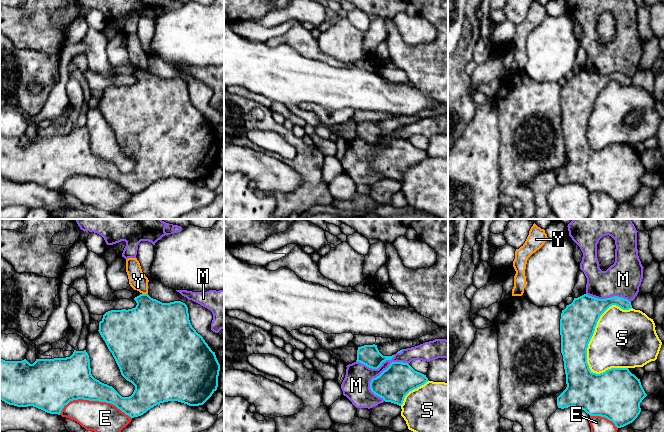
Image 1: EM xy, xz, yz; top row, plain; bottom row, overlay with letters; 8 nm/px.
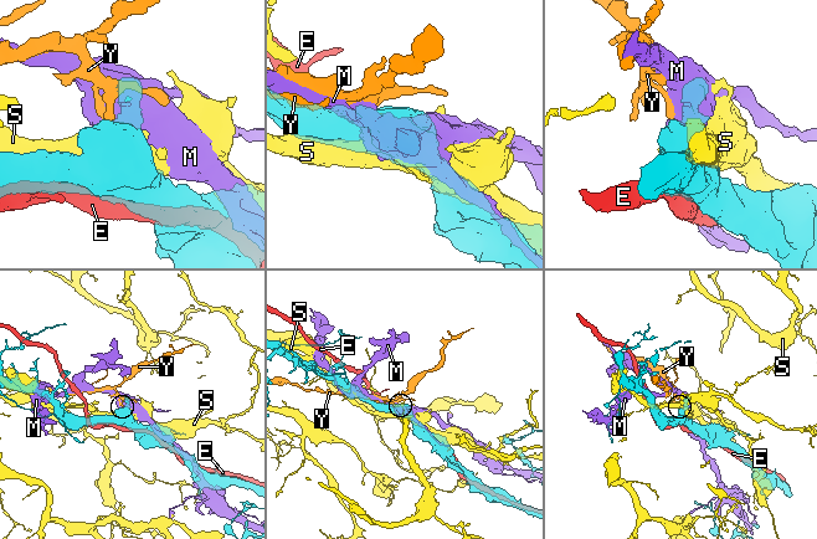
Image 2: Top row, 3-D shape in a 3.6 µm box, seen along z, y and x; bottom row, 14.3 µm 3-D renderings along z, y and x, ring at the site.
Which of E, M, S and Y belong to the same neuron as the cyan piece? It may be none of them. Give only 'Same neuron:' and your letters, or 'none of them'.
Same neuron: none of them

